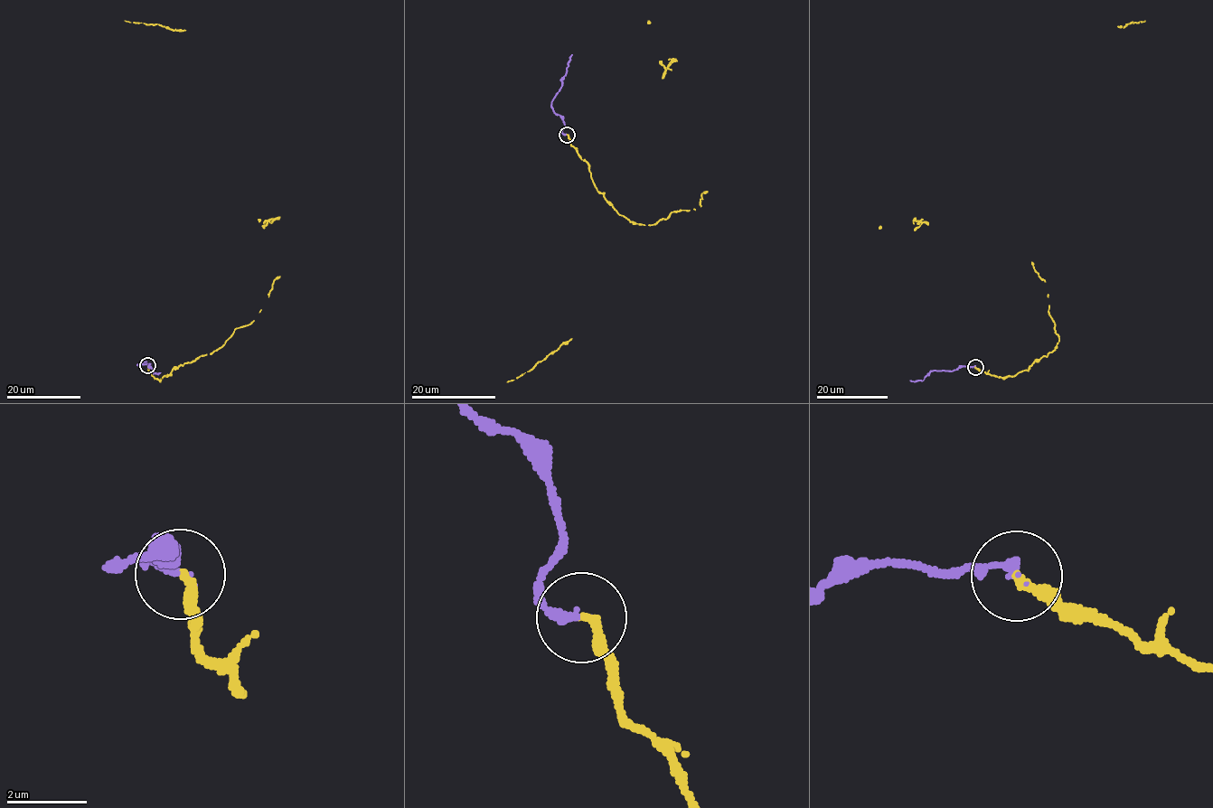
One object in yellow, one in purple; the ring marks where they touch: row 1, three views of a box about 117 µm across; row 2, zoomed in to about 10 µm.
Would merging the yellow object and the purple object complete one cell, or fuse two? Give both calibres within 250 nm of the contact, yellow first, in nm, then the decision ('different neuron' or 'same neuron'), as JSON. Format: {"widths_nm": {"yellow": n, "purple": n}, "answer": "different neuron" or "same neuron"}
{"widths_nm": {"yellow": 240, "purple": 260}, "answer": "same neuron"}

